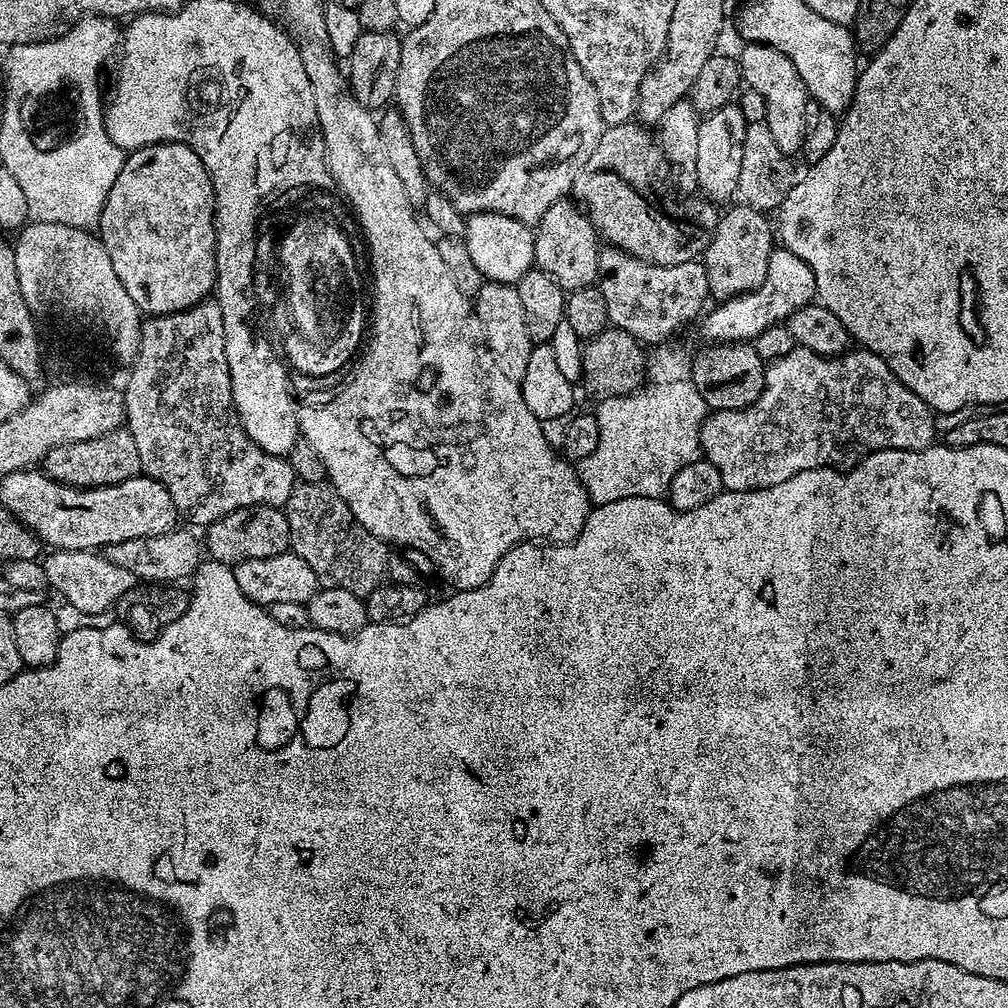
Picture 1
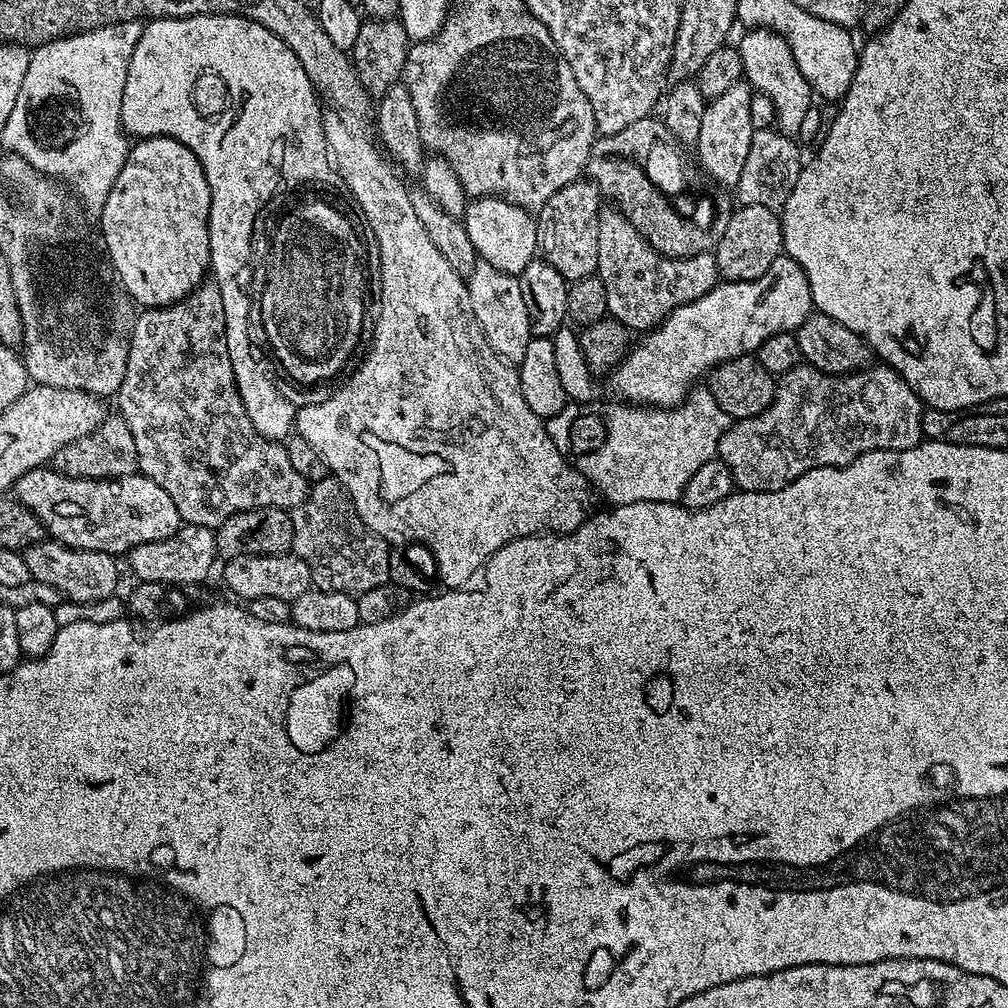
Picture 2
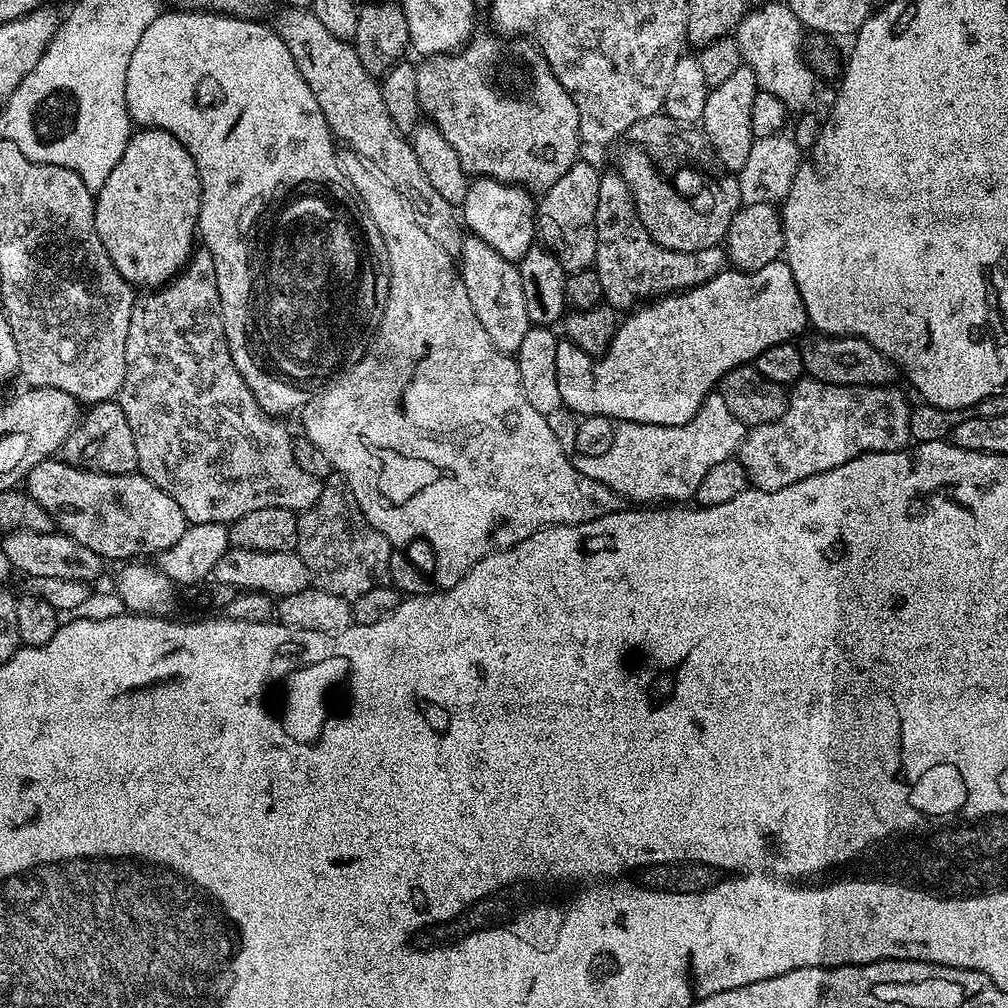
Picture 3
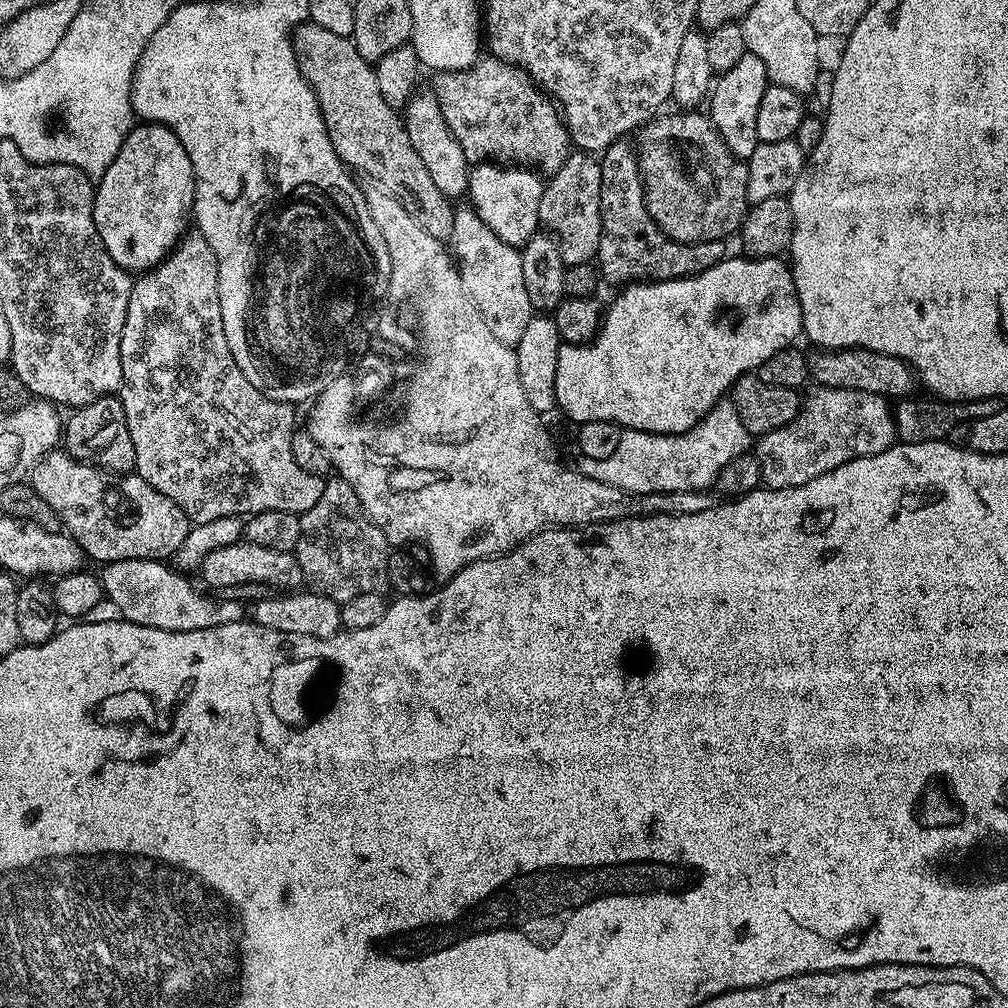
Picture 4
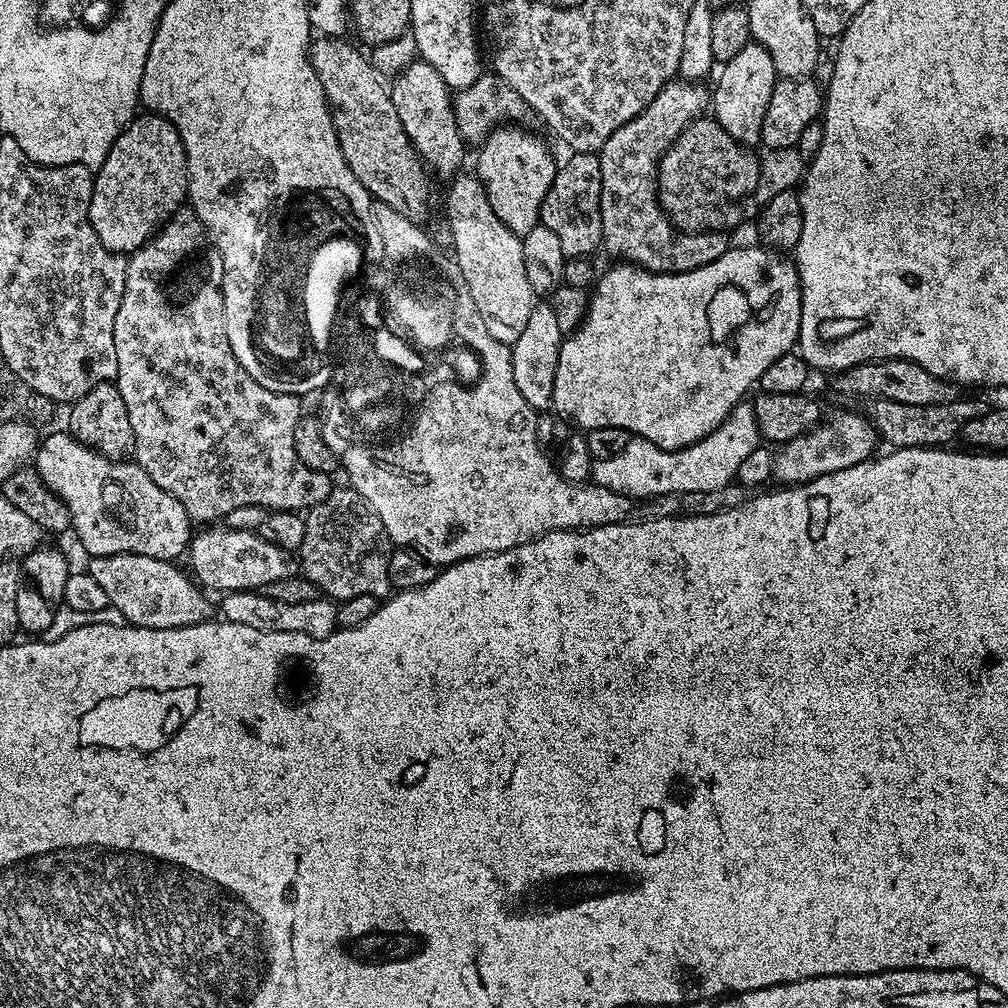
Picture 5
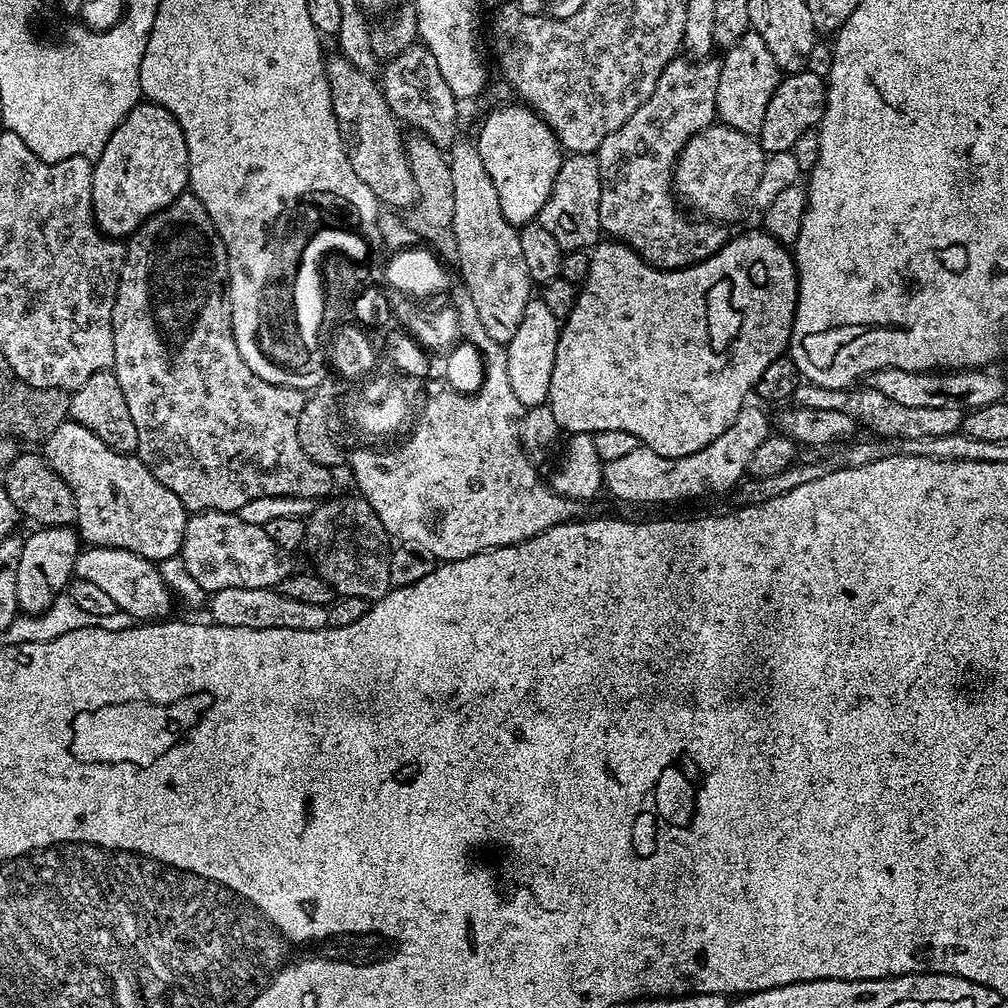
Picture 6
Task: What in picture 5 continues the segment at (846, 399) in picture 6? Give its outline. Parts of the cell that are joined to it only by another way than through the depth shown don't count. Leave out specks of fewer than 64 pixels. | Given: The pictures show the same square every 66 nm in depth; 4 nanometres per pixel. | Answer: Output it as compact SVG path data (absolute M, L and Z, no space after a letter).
M875 398L867 401L866 415L876 427L877 435L893 449L898 448L938 448L951 445L952 439L964 431L966 422L986 414L990 404L984 400L961 398L938 406L906 406L906 402L890 402Z

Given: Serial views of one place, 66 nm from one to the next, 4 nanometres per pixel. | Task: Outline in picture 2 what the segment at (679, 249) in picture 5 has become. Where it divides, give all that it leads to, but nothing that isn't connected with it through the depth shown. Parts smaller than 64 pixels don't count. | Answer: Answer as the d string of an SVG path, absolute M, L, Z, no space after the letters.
M604 206L600 210L596 275L602 278L602 286L606 286L608 315L622 322L629 330L636 331L637 328L637 333L640 334L659 326L678 306L708 295L721 279L716 257L712 252L693 256L664 256L646 243L640 231L626 219L623 212L612 206Z

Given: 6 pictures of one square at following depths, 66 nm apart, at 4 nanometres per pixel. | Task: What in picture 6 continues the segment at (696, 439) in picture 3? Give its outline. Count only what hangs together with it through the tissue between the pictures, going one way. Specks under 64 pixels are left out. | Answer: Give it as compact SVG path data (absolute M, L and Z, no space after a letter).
M746 404L726 431L709 446L682 458L666 458L654 450L638 446L622 458L603 465L604 488L628 504L672 504L675 500L727 493L737 487L747 473L750 460L772 432L771 419L758 406Z

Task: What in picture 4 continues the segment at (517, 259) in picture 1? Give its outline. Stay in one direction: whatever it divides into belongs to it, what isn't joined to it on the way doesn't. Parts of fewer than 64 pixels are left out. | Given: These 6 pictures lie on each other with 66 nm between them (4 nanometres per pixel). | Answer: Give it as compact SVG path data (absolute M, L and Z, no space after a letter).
M500 162L475 165L468 174L467 197L476 212L506 242L515 248L523 248L531 236L541 227L538 206L542 202L545 181L541 173L528 166L505 166Z

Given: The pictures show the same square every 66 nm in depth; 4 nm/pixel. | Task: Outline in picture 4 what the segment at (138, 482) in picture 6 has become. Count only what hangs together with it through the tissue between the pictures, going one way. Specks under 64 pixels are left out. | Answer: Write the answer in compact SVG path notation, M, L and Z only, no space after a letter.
M63 450L47 452L32 468L30 483L34 491L58 514L63 531L79 542L81 550L89 561L167 561L175 557L178 546L182 546L190 527L184 511L170 498L158 494L158 490L154 490L154 486L147 484L140 476L109 472L107 468L76 460L70 452Z

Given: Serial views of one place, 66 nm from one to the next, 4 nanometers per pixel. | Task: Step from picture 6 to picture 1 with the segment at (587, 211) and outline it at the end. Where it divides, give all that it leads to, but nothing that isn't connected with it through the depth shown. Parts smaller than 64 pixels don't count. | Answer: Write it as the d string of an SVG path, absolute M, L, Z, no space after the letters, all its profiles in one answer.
M568 198L554 202L554 206L550 206L550 210L546 210L546 214L542 214L540 221L535 224L534 235L535 267L550 274L550 278L554 278L554 282L558 282L565 293L590 288L597 283L601 245L598 243L596 227L579 203Z

